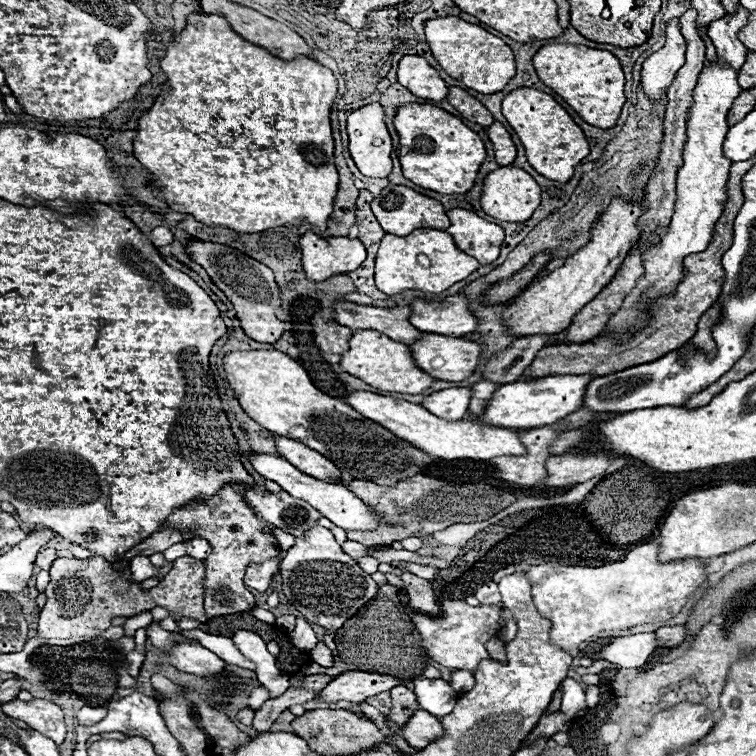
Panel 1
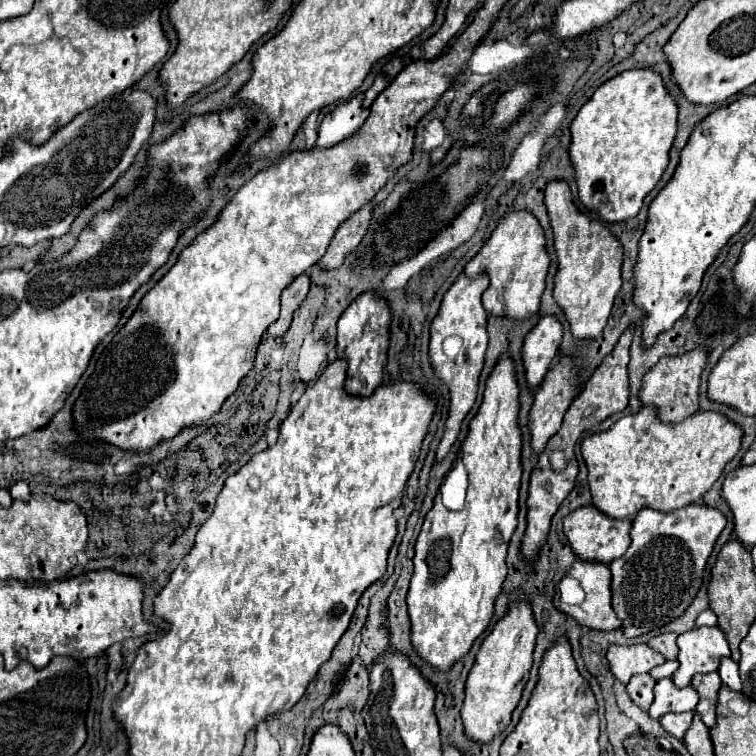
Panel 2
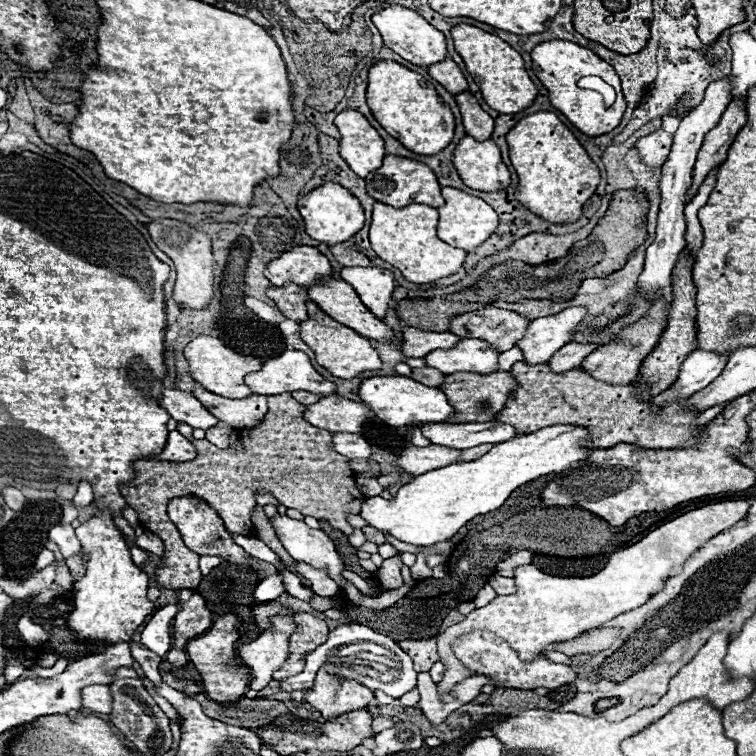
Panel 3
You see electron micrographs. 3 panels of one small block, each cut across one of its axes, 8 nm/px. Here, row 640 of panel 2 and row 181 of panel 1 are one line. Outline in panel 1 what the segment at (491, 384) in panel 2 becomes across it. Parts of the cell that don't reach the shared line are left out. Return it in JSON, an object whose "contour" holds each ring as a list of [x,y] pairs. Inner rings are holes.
{"contour":[[[402,104],[392,122],[400,136],[400,164],[408,180],[440,194],[464,194],[474,186],[486,148],[460,118],[432,104]]]}

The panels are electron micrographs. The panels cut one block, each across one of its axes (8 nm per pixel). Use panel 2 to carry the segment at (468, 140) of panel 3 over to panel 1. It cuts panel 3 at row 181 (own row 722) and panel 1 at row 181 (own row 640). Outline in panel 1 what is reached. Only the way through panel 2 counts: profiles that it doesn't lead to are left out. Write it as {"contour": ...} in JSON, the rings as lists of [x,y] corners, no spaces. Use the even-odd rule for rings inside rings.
{"contour":[[[512,164],[492,170],[482,184],[482,196],[480,196],[482,210],[498,220],[506,220],[506,222],[528,220],[534,208],[538,208],[538,200],[540,200],[540,188],[534,182],[534,178],[522,168],[516,168]]]}

